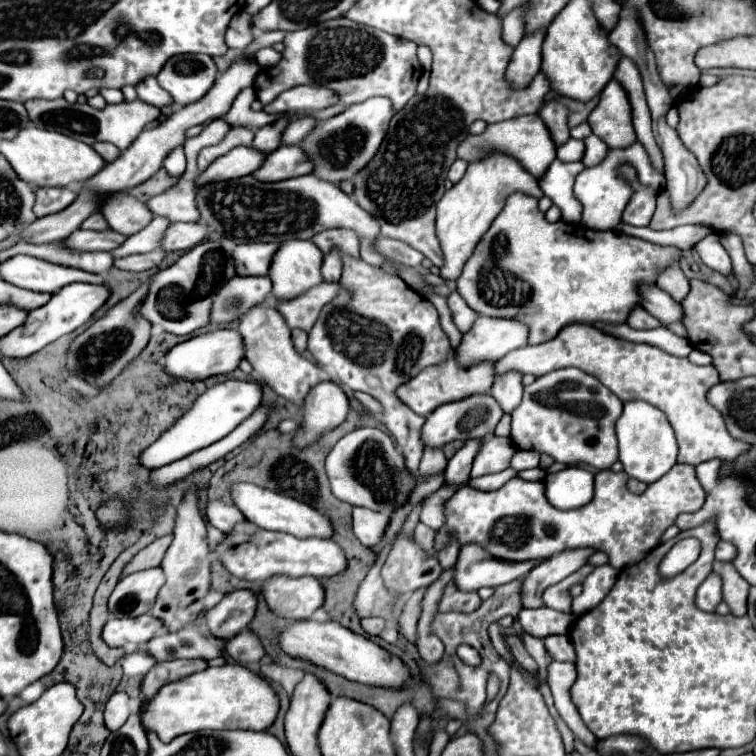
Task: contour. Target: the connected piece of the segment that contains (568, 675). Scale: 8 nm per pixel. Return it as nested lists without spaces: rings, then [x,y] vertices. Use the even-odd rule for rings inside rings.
[[[550,663],[548,665],[548,687],[552,691],[554,705],[560,713],[560,717],[566,721],[566,725],[572,729],[572,733],[582,739],[588,747],[594,749],[596,737],[586,729],[586,725],[580,719],[578,709],[574,707],[570,698],[570,687],[576,681],[577,671],[574,663]]]

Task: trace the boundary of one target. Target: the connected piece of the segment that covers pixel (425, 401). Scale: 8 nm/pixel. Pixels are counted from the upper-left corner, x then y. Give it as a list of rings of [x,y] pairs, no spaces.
[[[452,357],[442,365],[434,365],[434,367],[426,367],[424,371],[420,371],[416,377],[412,377],[412,381],[406,381],[404,385],[400,385],[396,389],[398,399],[408,405],[414,413],[418,415],[430,415],[436,407],[444,405],[444,403],[452,403],[452,401],[460,401],[464,397],[470,397],[474,393],[488,393],[494,381],[494,367],[496,363],[490,361],[480,361],[480,365],[474,367],[460,367],[458,359]]]

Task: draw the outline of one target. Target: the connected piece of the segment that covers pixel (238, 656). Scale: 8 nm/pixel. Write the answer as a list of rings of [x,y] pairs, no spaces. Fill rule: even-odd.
[[[240,631],[236,637],[232,637],[228,643],[224,643],[224,651],[236,661],[236,663],[258,663],[264,657],[264,647],[258,641],[258,637],[252,631]]]

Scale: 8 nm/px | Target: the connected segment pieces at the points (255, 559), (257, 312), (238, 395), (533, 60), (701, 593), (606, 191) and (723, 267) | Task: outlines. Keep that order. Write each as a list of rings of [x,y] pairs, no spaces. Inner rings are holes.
[[[242,521],[232,529],[232,533],[226,533],[224,541],[214,549],[218,561],[236,577],[246,581],[266,581],[272,575],[290,575],[290,577],[332,577],[340,571],[344,571],[344,551],[332,541],[332,539],[318,539],[318,537],[306,537],[298,539],[288,533],[280,531],[264,531],[258,525],[252,525],[250,521]]]
[[[264,303],[254,305],[252,309],[248,309],[248,313],[244,313],[244,317],[240,317],[238,331],[244,337],[246,359],[254,367],[254,377],[264,381],[280,397],[298,405],[300,401],[304,401],[304,397],[312,389],[312,383],[334,381],[324,369],[310,363],[294,349],[294,343],[290,339],[290,327],[286,325],[284,317],[278,313],[276,307],[264,305]]]
[[[226,379],[222,383],[212,385],[194,401],[194,405],[170,429],[166,429],[152,445],[148,445],[140,453],[140,459],[138,459],[140,467],[158,469],[202,447],[208,447],[214,441],[220,441],[256,411],[256,407],[262,401],[262,387],[264,385],[260,381],[238,381],[238,379]]]
[[[544,29],[544,33],[526,35],[516,45],[510,65],[508,65],[508,73],[506,73],[506,79],[514,89],[522,89],[524,85],[528,85],[532,81],[532,77],[536,75],[536,71],[540,71],[544,37],[546,37],[546,29]]]
[[[710,573],[706,581],[698,587],[696,605],[702,611],[714,611],[716,605],[722,601],[722,579],[716,573]]]
[[[634,143],[630,145],[628,149],[610,149],[608,157],[596,165],[596,167],[590,167],[590,169],[584,169],[578,177],[576,177],[576,183],[574,183],[574,195],[576,199],[580,201],[582,205],[582,217],[580,217],[580,223],[582,225],[588,225],[590,229],[596,229],[596,231],[608,231],[608,229],[614,229],[620,219],[622,219],[622,211],[624,211],[624,205],[630,201],[632,197],[632,187],[630,183],[626,183],[624,179],[618,177],[618,167],[622,163],[630,163],[634,169],[636,169],[636,175],[638,175],[638,181],[642,185],[652,185],[656,191],[662,191],[664,189],[664,177],[652,167],[652,163],[648,161],[648,155],[642,147],[642,143]]]
[[[708,235],[702,241],[698,241],[694,247],[704,265],[708,265],[712,271],[718,271],[722,275],[730,275],[732,261],[730,261],[730,255],[726,253],[726,249],[722,247],[718,235]]]

